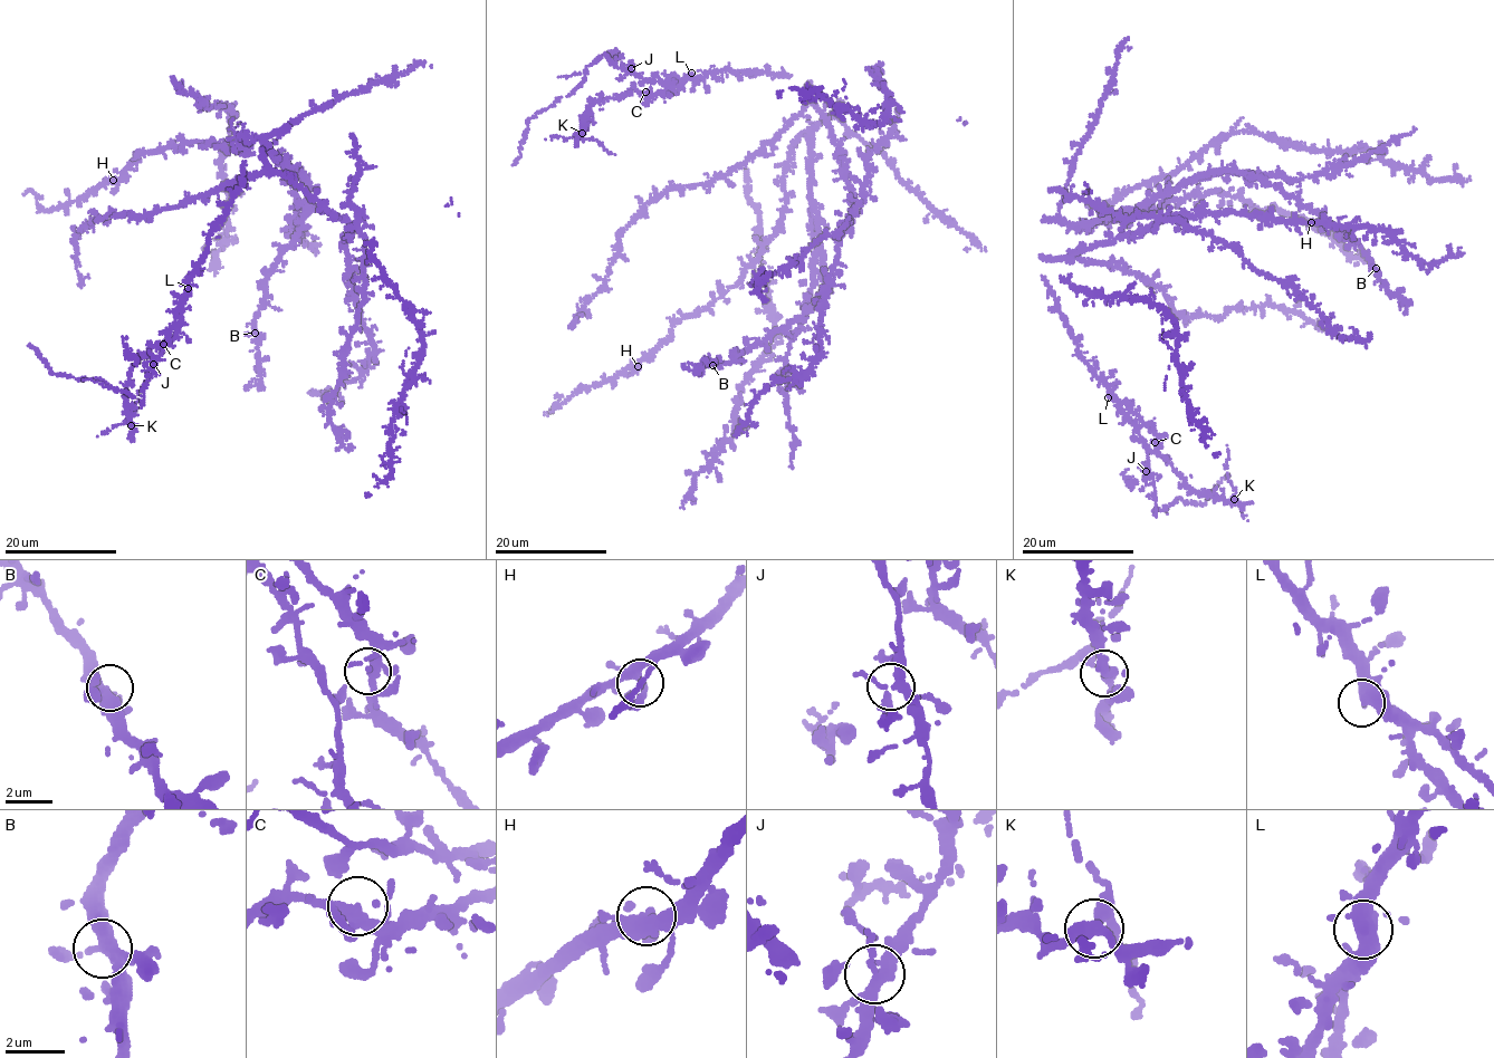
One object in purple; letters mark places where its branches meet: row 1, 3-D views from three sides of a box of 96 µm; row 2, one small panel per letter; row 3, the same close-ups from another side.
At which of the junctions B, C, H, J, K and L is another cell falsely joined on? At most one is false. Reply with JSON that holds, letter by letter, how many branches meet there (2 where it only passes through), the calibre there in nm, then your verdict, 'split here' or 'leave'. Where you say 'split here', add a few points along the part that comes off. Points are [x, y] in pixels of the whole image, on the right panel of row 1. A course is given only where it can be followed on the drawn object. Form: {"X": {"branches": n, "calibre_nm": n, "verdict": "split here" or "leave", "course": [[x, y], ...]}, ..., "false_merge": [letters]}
{"B": {"branches": 4, "calibre_nm": 320, "verdict": "leave"}, "C": {"branches": 3, "calibre_nm": 300, "verdict": "leave"}, "H": {"branches": 4, "calibre_nm": 340, "verdict": "leave"}, "J": {"branches": 5, "calibre_nm": 300, "verdict": "leave"}, "K": {"branches": 4, "calibre_nm": 300, "verdict": "split here", "course": [[1234, 499], [1235, 489], [1228, 481], [1227, 444]]}, "L": {"branches": 4, "calibre_nm": 340, "verdict": "leave"}, "false_merge": ["K"]}

